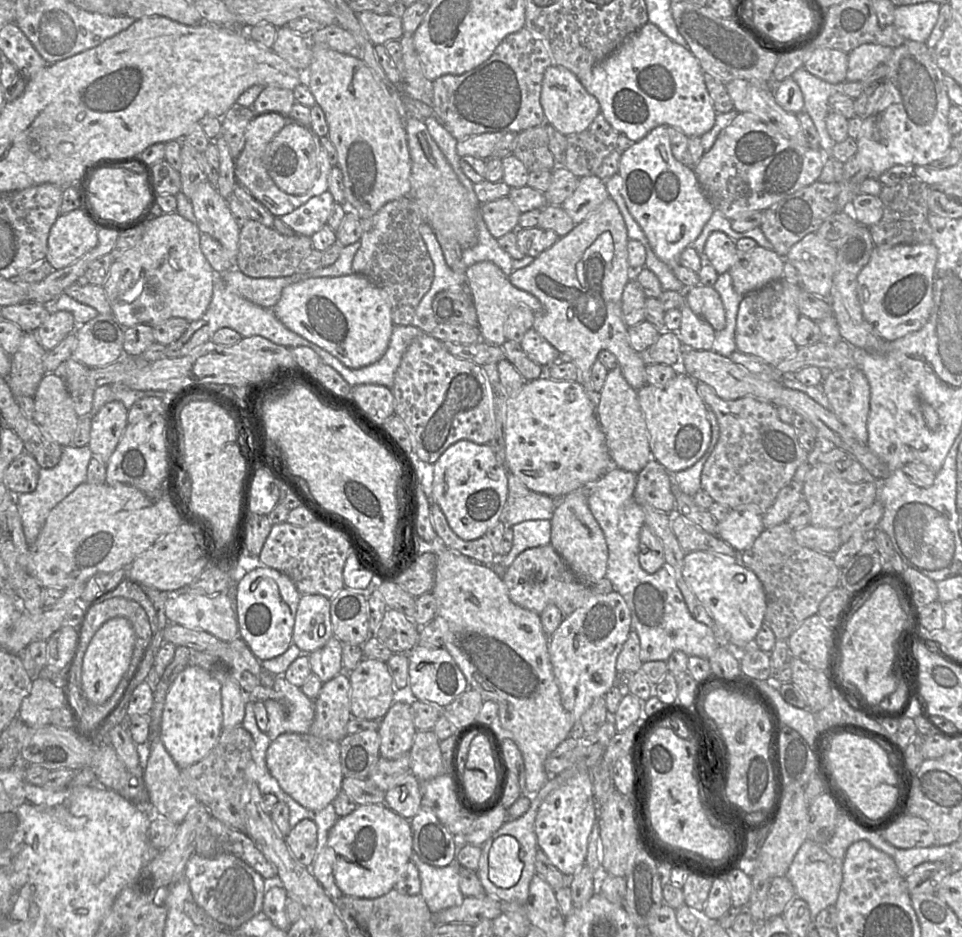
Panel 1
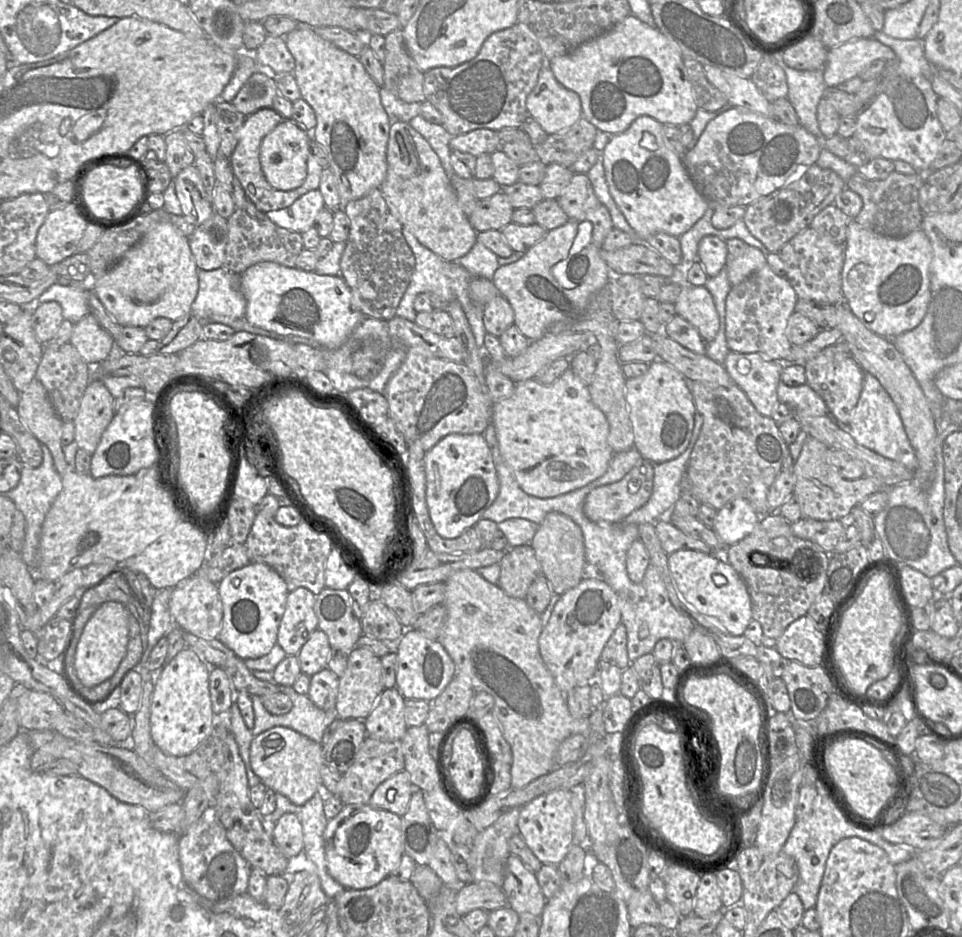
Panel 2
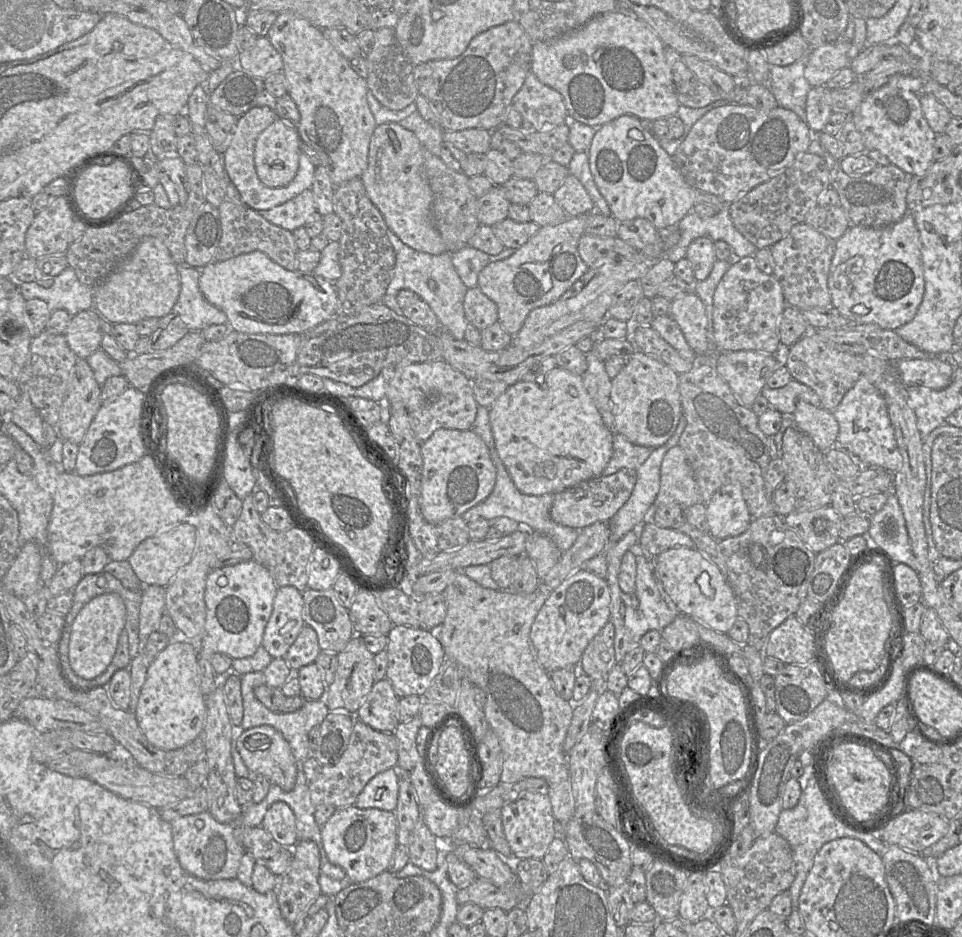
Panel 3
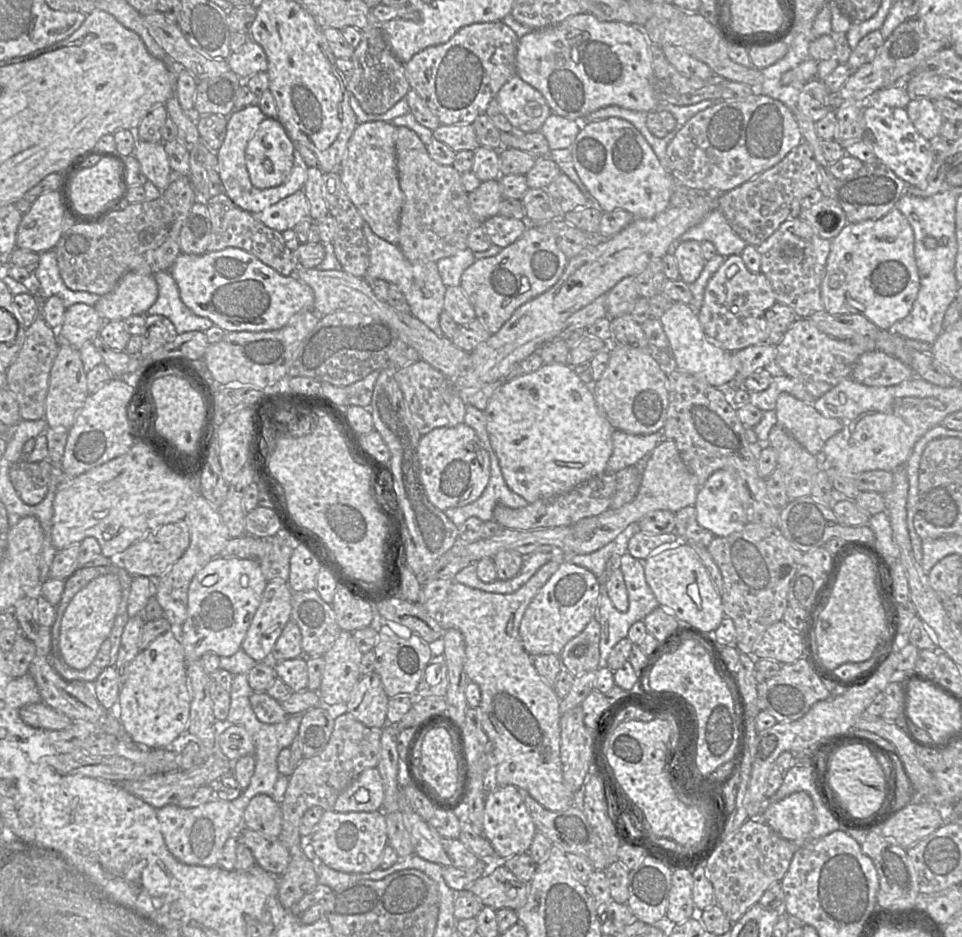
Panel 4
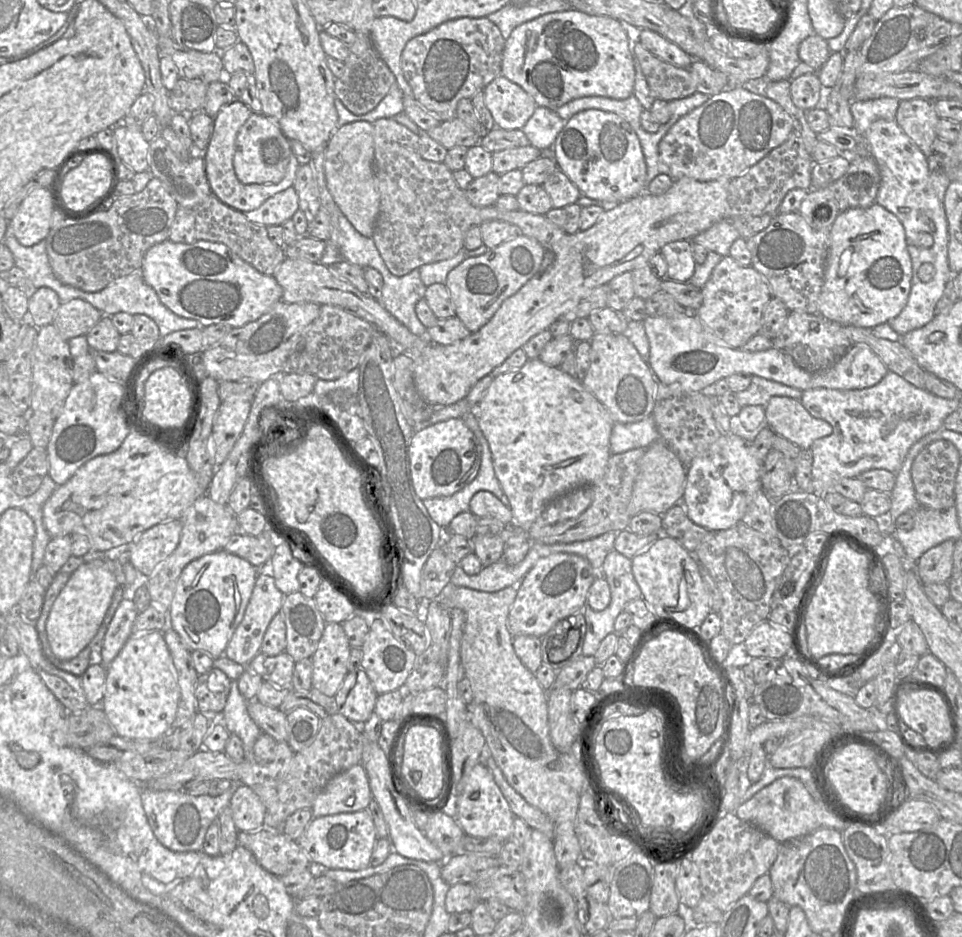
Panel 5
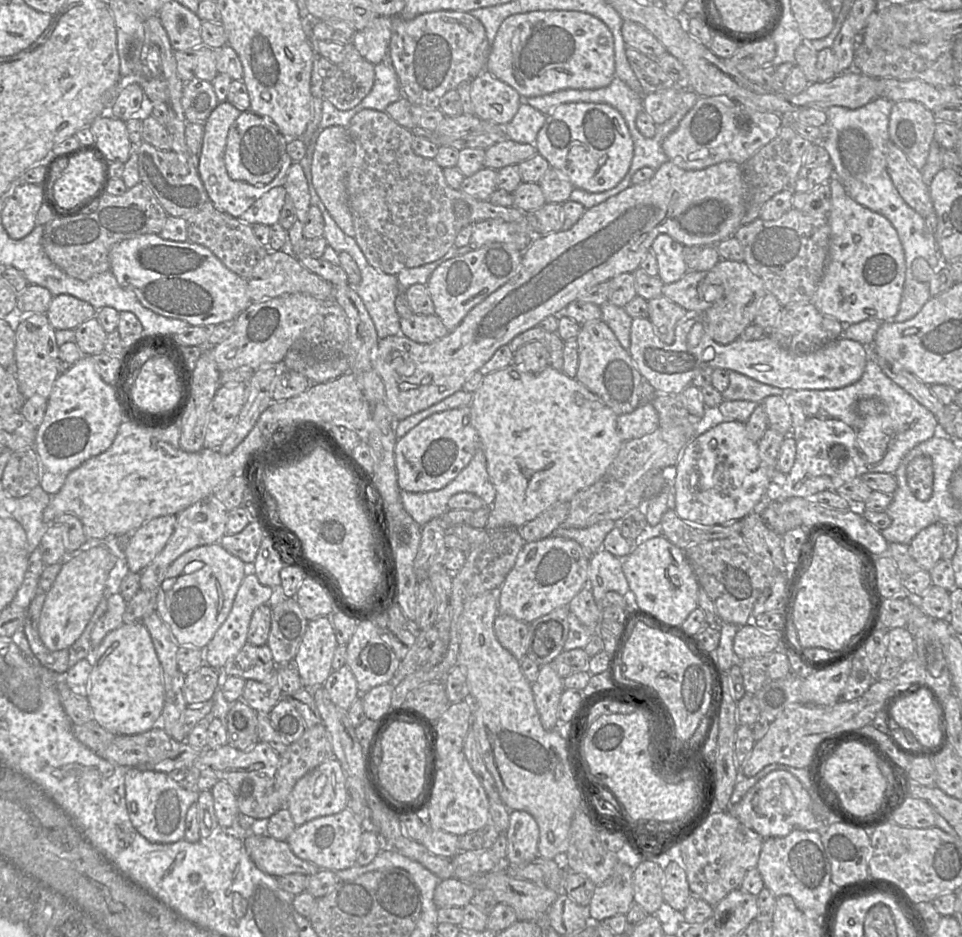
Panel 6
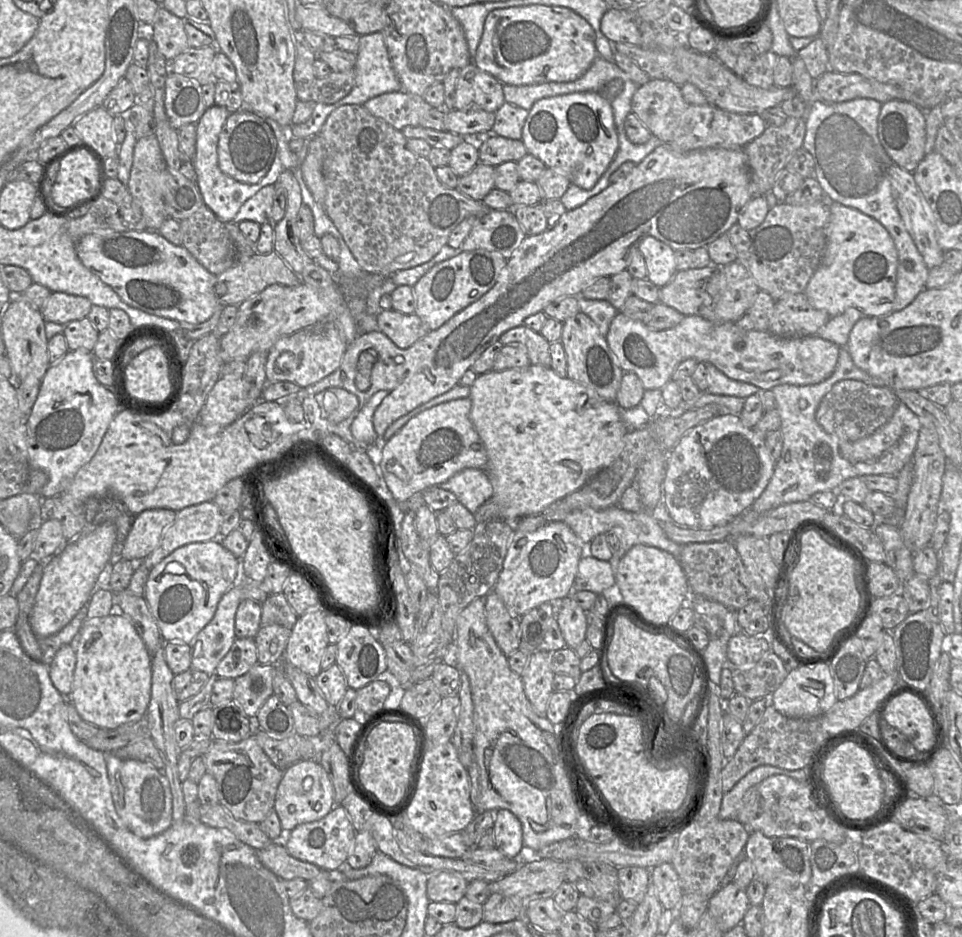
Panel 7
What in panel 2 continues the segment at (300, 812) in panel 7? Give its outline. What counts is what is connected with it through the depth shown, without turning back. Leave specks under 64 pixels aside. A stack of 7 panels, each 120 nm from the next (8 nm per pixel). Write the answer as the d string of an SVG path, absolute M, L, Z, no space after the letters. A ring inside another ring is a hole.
M403 770L383 781L373 792L368 804L402 817L408 810L413 791L409 773Z

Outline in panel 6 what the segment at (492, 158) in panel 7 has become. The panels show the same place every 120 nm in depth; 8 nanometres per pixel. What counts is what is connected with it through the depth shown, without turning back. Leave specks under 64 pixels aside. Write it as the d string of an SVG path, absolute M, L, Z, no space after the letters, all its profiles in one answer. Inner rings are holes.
M506 139L495 143L485 150L484 166L496 171L508 165L519 165L536 155L534 144L518 143Z

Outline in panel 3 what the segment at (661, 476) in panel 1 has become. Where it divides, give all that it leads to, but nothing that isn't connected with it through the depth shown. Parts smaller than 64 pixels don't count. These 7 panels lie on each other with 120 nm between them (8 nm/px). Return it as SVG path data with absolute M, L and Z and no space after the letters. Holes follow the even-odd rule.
M623 468L609 476L599 476L581 482L576 486L553 494L550 516L559 525L582 529L597 522L609 522L629 499L637 480L637 469Z

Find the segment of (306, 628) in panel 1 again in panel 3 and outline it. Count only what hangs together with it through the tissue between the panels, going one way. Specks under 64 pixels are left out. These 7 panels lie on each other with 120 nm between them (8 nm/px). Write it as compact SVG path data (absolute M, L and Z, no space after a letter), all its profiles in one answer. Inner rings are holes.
M292 586L277 588L272 613L261 644L273 659L284 657L305 626L302 611L302 593L297 588Z

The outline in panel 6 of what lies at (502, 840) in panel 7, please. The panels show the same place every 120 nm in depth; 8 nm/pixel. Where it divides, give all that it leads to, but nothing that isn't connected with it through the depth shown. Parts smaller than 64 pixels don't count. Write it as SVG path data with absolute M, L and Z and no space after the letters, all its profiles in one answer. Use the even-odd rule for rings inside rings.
M510 811L506 861L509 865L527 864L538 855L539 828L535 819L525 811Z

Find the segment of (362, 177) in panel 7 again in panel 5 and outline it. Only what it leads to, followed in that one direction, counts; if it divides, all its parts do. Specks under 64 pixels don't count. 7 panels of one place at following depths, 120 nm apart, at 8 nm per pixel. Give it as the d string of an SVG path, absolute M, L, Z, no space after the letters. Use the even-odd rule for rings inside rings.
M380 118L372 124L374 127L373 171L380 193L380 211L372 239L393 275L405 276L423 265L454 257L463 249L467 231L473 226L480 226L489 221L504 221L517 226L521 235L535 239L547 251L552 251L552 245L567 235L544 215L528 213L521 209L500 210L495 205L488 207L472 205L464 192L474 180L469 172L465 169L452 172L443 163L425 160L419 152L419 135L393 118Z

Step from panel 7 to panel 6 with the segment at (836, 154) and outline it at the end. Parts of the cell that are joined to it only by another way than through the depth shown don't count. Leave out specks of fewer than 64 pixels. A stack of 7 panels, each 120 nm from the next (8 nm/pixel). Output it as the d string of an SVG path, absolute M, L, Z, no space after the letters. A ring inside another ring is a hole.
M877 98L857 109L829 107L826 110L826 137L821 145L829 153L833 178L843 185L847 194L857 203L887 218L898 233L905 254L906 274L898 313L887 321L905 322L915 317L931 298L929 283L919 282L913 276L913 261L916 258L925 259L934 272L942 267L935 238L936 229L928 226L926 219L907 205L887 171L889 117L893 104L887 99Z

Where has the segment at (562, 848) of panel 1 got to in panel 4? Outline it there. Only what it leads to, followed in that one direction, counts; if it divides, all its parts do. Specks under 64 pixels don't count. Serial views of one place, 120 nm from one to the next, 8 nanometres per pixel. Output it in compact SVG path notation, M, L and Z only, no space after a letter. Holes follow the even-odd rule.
M497 786L486 794L483 835L493 845L498 858L507 859L513 855L528 852L536 833L536 826L518 787Z

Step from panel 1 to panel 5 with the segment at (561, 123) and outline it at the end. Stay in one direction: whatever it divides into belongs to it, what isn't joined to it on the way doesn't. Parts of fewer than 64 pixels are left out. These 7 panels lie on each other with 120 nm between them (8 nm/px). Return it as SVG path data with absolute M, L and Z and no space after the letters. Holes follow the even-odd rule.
M502 75L482 92L495 126L505 130L521 130L537 108L535 100L523 88Z

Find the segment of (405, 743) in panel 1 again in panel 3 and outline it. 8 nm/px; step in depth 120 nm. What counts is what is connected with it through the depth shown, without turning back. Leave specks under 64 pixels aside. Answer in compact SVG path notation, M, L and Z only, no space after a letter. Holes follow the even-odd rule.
M388 679L377 681L354 716L377 731L393 733L400 723L399 699Z

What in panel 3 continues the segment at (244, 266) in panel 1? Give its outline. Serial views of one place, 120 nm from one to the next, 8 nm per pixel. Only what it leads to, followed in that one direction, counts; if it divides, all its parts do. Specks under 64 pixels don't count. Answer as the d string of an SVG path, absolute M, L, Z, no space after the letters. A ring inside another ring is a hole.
M225 200L218 208L222 235L212 262L222 262L241 254L259 251L288 271L297 271L299 251L293 233L276 226L247 206L238 206Z

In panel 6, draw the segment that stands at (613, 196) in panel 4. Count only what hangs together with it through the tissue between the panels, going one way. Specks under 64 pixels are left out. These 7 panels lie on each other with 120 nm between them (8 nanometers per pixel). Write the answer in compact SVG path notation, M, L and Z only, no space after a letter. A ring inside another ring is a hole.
M571 102L557 106L550 115L546 116L545 123L539 130L534 145L536 147L537 153L548 161L550 168L555 169L560 175L568 179L574 187L591 193L599 193L610 190L618 185L628 174L634 152L631 134L620 112L608 104L592 102Z

